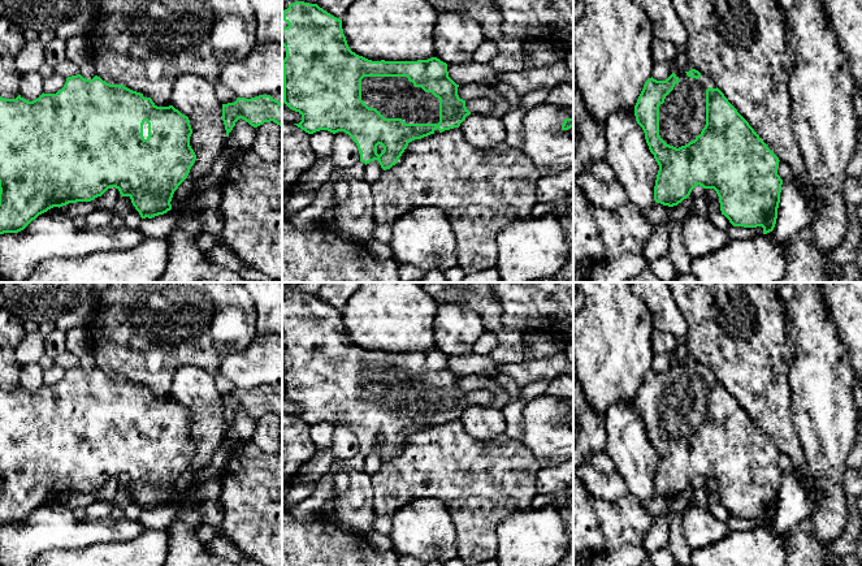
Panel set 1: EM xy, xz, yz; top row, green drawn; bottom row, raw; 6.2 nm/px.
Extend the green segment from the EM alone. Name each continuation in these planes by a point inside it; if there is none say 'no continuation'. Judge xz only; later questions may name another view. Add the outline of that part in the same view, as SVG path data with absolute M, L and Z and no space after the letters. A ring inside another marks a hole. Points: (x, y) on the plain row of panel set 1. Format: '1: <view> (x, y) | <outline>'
1: xz (393, 388) | M364 368L361 392L376 399L385 410L402 410L406 415L438 415L439 390L421 379L415 379L407 368Z

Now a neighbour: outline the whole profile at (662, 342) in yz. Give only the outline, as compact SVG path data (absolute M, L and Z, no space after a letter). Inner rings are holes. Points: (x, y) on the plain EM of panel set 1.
M654 329L651 333L651 349L654 354L670 354L673 355L677 347L677 340L662 330Z

